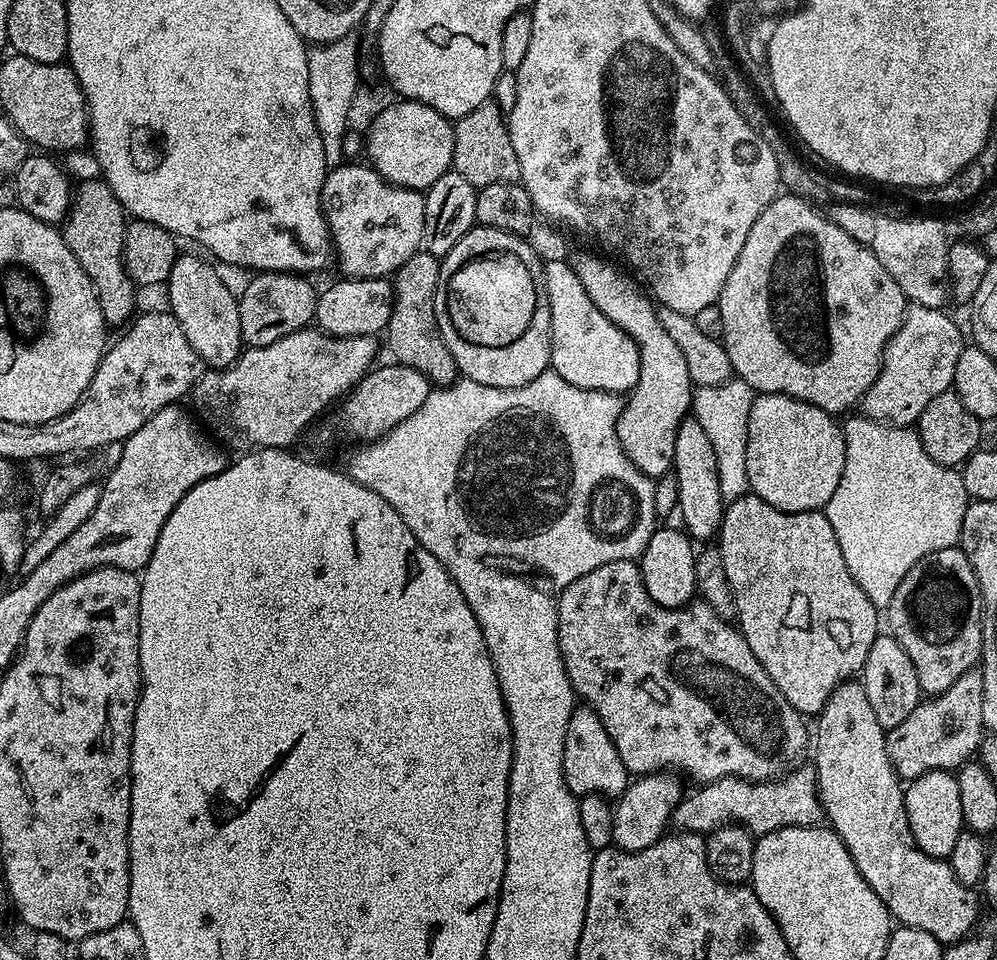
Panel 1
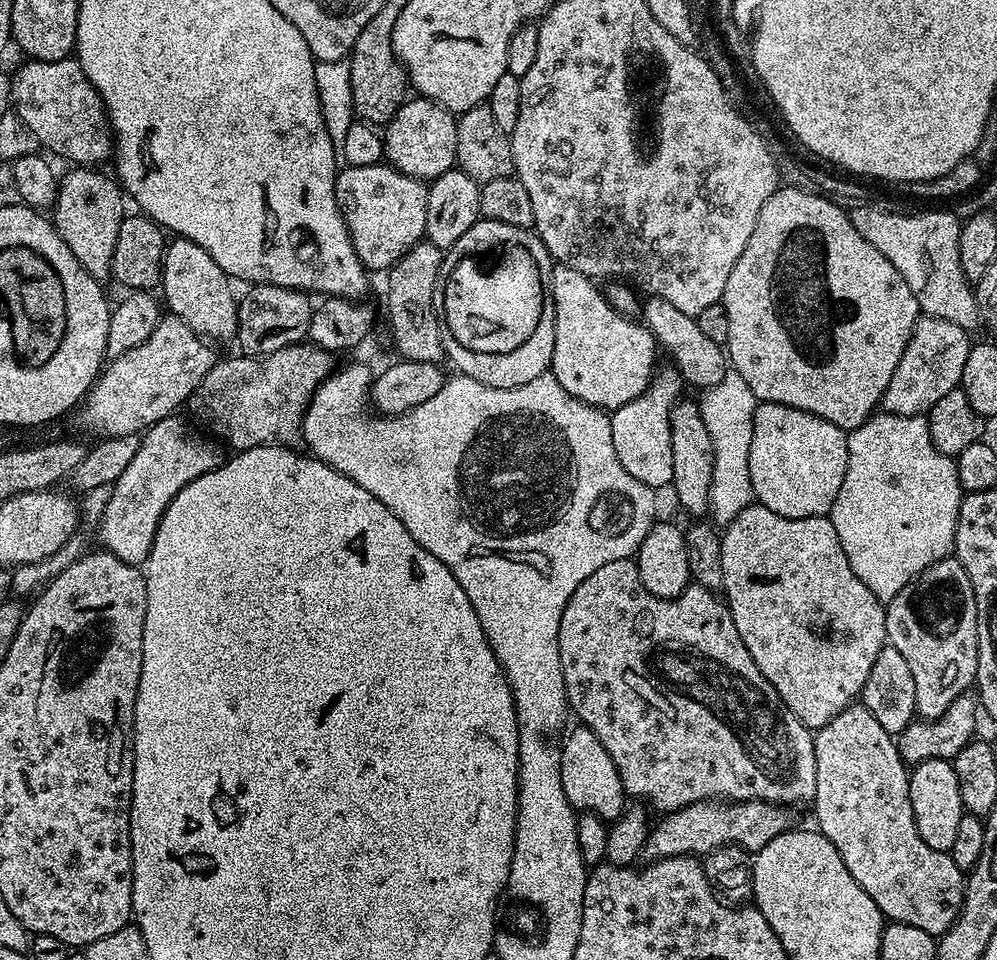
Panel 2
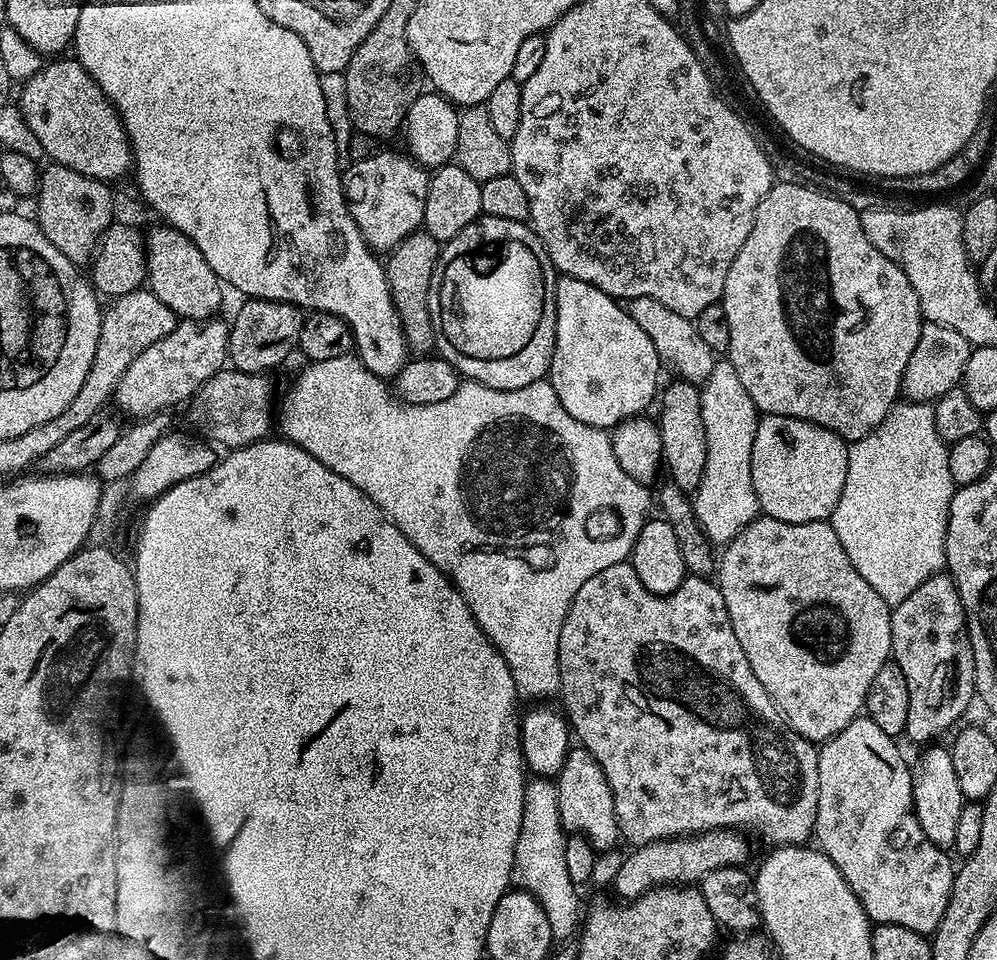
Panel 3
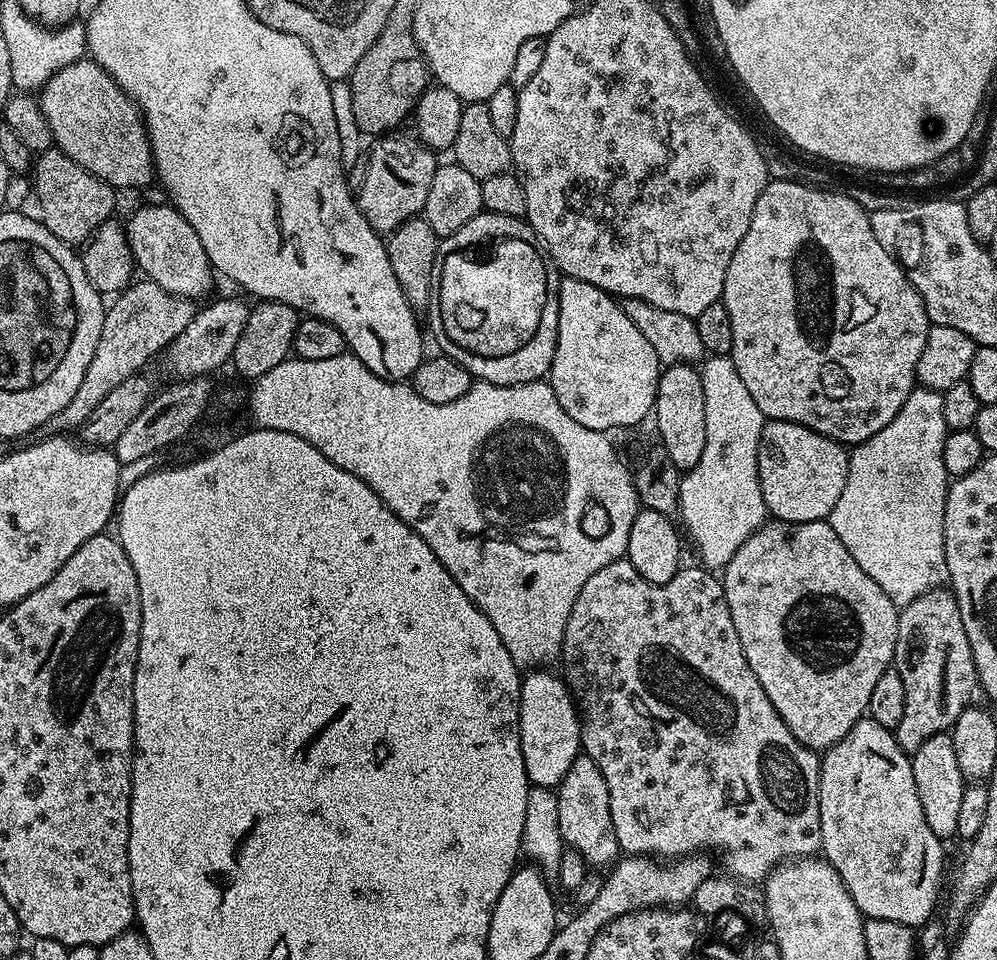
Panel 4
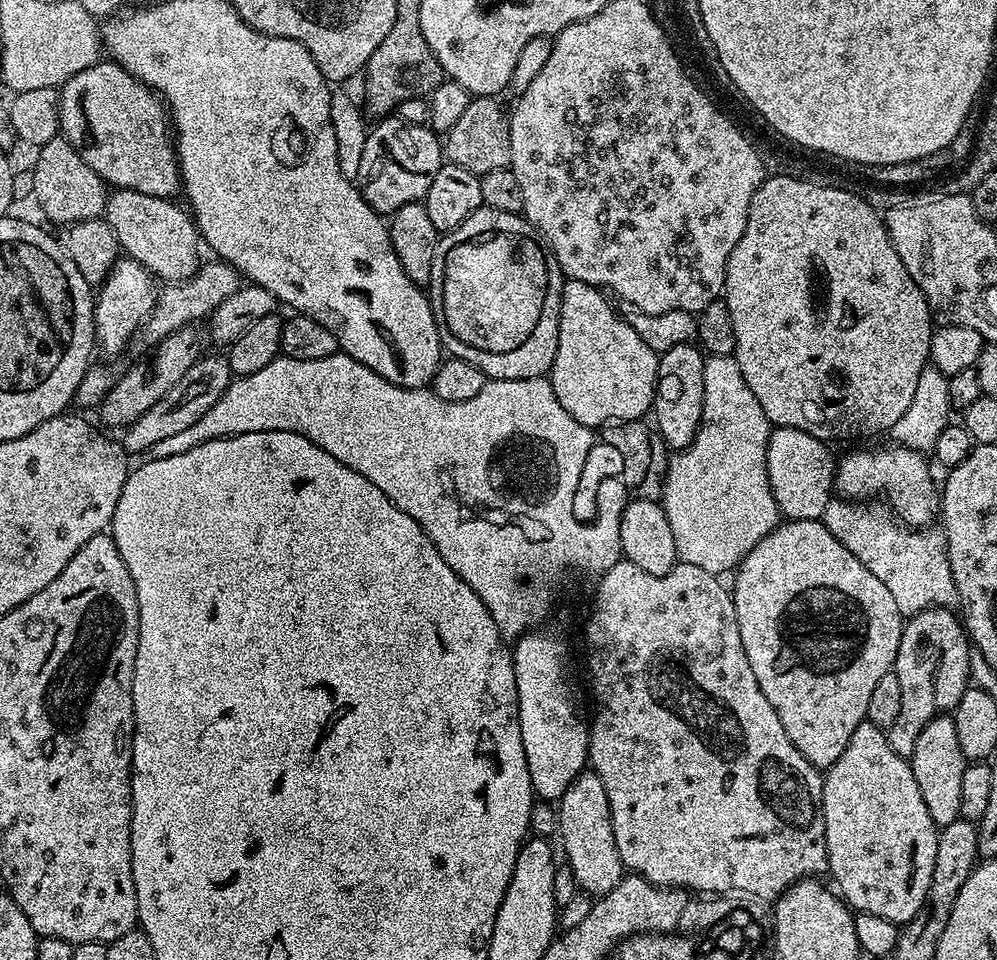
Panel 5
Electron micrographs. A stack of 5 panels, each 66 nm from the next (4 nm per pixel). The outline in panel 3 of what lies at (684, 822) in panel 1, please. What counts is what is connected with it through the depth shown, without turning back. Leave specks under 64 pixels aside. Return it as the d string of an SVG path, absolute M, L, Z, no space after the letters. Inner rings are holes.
M709 828L703 832L695 834L685 834L682 836L670 836L667 840L651 840L648 844L637 844L624 857L622 866L618 870L614 881L614 889L621 901L627 902L641 896L644 892L649 892L652 888L659 888L670 884L681 886L691 885L699 881L704 873L721 868L727 864L743 865L744 859L748 856L748 844L744 841L745 833L734 828Z

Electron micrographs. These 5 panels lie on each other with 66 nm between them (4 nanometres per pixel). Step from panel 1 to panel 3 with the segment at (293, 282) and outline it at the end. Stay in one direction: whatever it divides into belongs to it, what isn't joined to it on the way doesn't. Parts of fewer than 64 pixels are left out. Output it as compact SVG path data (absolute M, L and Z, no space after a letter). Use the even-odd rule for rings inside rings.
M248 298L243 303L244 305L236 312L236 321L231 321L228 334L231 367L239 372L269 373L270 368L278 367L291 352L297 351L305 313L296 305L281 300Z

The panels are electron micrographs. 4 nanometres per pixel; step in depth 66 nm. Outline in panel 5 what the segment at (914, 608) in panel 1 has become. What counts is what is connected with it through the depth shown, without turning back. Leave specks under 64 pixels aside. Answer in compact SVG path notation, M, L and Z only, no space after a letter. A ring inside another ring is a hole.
M927 608L916 615L907 617L902 630L902 642L898 642L898 654L894 671L900 687L902 698L898 706L896 721L886 730L890 746L905 758L911 757L914 746L918 742L918 734L935 716L951 713L962 698L962 694L970 687L970 639L965 631L961 617L951 608Z

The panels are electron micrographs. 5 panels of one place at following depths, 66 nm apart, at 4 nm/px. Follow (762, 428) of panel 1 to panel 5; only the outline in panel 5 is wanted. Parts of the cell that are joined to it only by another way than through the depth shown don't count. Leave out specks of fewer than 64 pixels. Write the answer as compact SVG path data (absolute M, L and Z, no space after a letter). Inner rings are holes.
M775 427L768 437L767 476L771 492L788 520L816 520L824 515L834 494L836 458L827 449L827 443L792 427Z

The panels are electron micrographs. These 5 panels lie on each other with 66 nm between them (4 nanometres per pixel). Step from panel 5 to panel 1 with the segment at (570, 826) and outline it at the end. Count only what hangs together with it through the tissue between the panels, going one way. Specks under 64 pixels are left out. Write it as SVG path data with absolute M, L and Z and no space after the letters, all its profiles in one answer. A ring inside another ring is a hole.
M578 706L570 714L570 726L566 730L566 746L562 750L562 770L566 786L578 798L586 795L600 795L605 798L619 798L630 783L628 767L622 762L606 726L587 706Z

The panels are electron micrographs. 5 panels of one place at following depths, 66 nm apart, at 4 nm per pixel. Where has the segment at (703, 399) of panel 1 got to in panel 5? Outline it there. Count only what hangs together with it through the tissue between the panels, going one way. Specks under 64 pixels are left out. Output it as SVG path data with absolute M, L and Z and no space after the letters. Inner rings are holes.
M735 355L708 356L704 362L704 409L700 429L689 448L677 451L669 459L668 472L664 475L664 513L674 534L676 555L683 563L699 566L711 576L731 573L740 559L750 554L756 543L781 523L780 508L767 476L769 433L766 414L762 414L758 398L754 398L750 386L746 386Z

